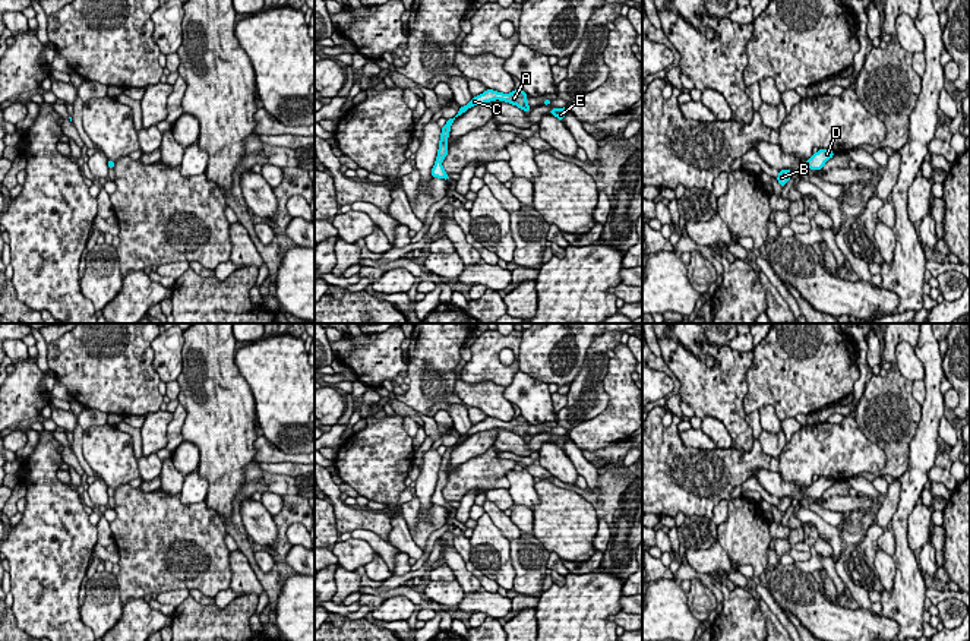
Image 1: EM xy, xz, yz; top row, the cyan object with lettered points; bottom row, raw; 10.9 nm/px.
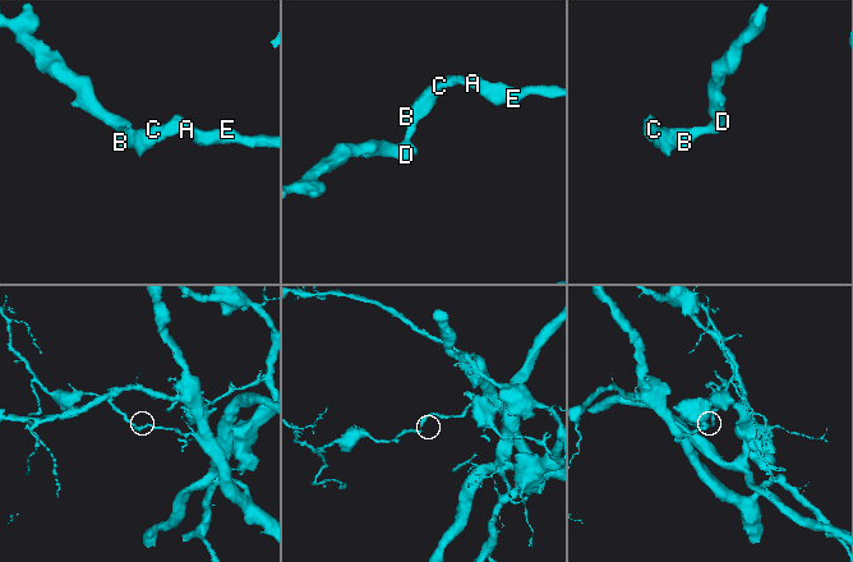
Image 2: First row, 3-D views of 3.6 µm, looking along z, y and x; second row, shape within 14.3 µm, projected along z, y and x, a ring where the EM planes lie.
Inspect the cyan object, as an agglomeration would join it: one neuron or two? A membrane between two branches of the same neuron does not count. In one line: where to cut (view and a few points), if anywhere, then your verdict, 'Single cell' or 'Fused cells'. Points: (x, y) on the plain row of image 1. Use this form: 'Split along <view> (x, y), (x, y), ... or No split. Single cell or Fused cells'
No split. Single cell

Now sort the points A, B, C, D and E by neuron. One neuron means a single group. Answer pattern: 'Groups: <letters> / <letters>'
Groups: A B C D E

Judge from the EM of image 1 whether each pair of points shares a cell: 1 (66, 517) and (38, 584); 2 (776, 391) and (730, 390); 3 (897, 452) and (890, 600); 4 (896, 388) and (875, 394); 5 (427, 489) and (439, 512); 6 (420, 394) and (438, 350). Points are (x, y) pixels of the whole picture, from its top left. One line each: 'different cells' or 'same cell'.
1: same cell
2: different cells
3: different cells
4: same cell
5: different cells
6: same cell

